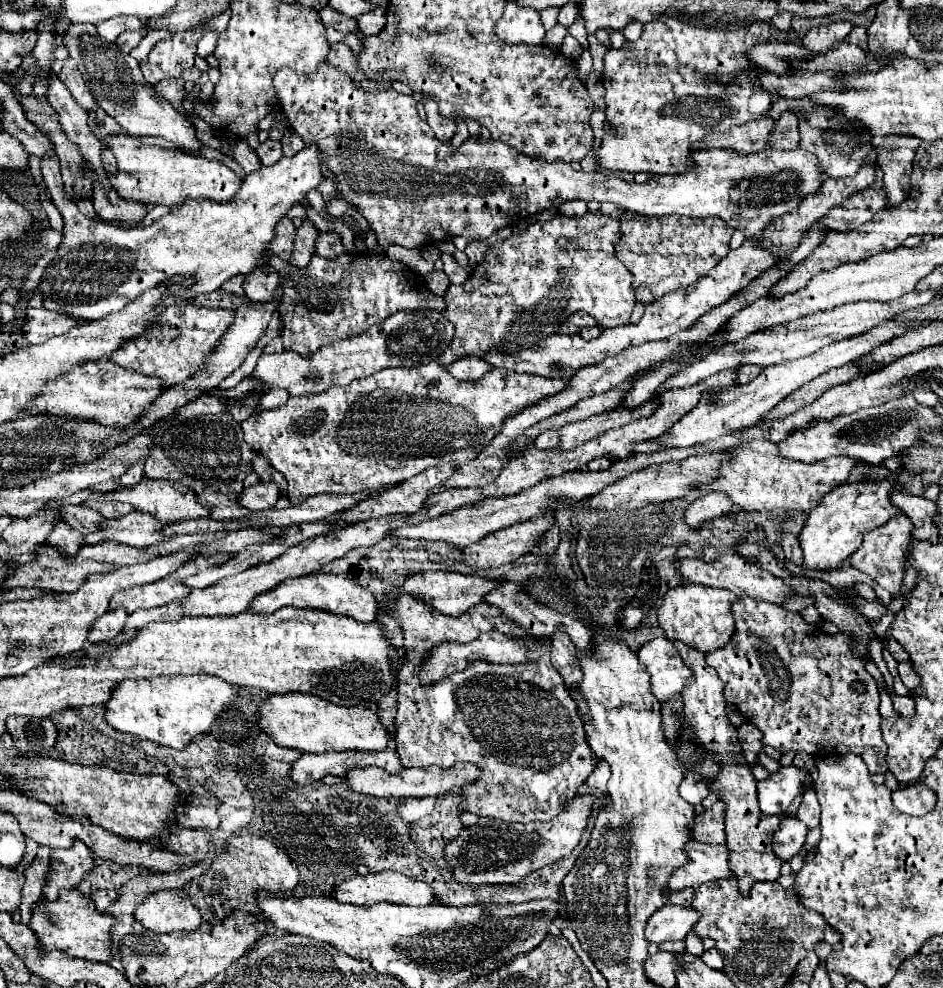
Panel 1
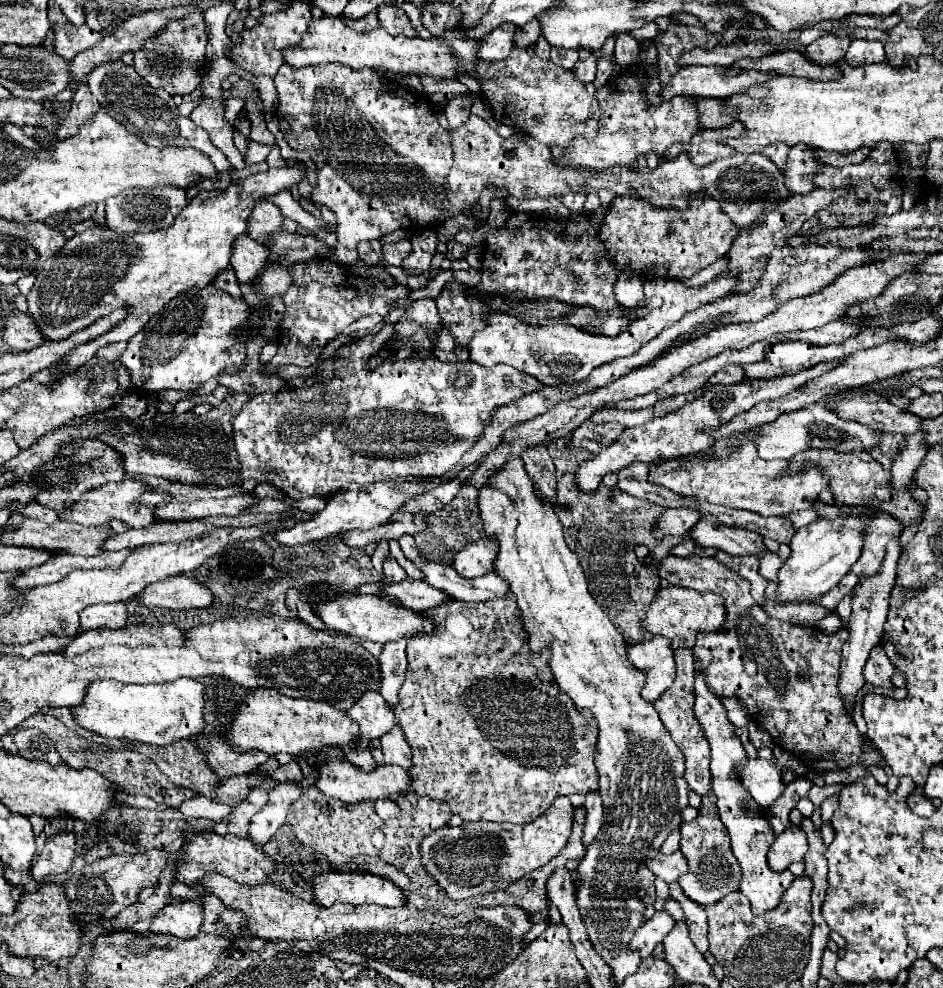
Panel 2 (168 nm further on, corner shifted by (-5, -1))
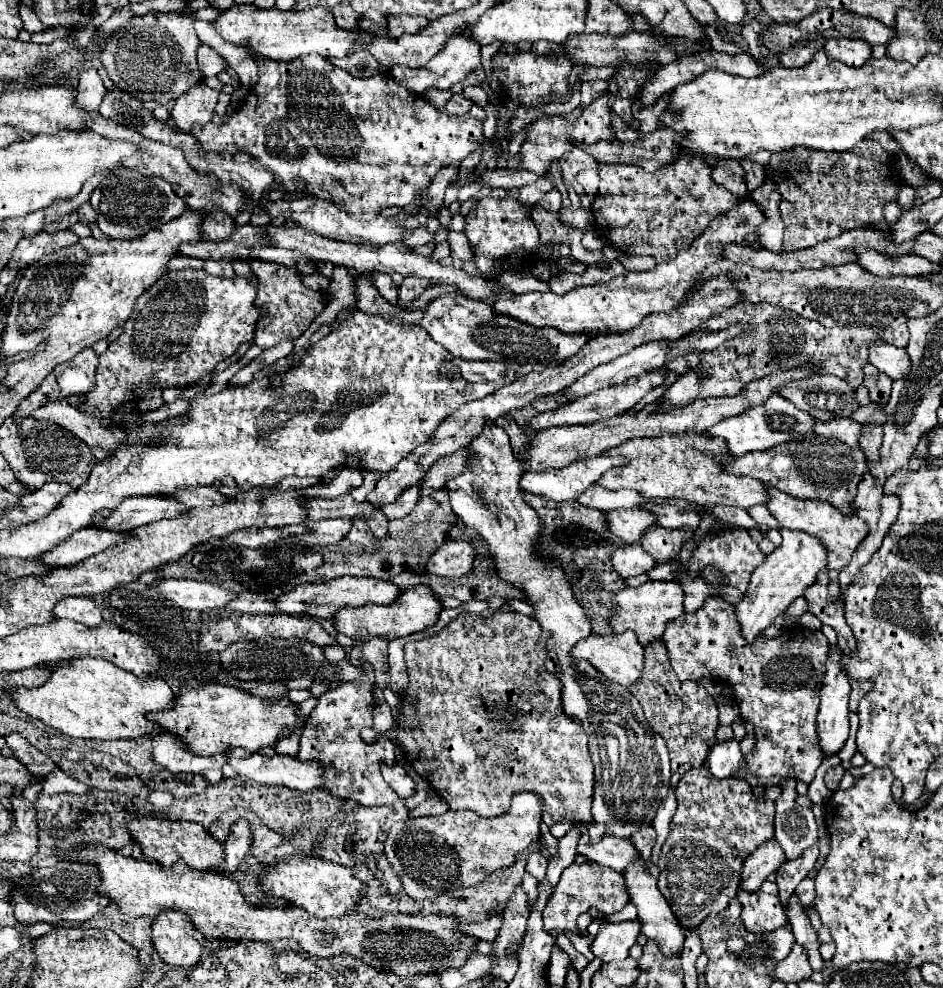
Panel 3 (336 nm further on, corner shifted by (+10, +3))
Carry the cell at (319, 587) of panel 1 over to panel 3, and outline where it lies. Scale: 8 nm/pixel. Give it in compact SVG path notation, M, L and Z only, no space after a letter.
M425 585L413 587L413 605L405 603L407 599L399 599L399 603L395 605L375 605L369 603L365 607L341 607L333 619L333 627L351 637L353 641L369 641L373 637L383 637L383 639L393 639L393 637L407 637L413 633L421 633L425 631L429 625L433 625L439 617L441 611L441 603L435 599L433 591Z

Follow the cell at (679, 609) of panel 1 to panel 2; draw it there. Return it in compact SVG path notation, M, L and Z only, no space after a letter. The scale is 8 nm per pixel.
M668 585L664 589L658 589L654 601L650 603L650 609L646 611L646 617L644 617L644 629L654 635L668 637L672 643L672 649L682 649L682 647L692 649L692 645L696 643L698 631L704 631L704 633L718 631L722 629L724 621L726 621L724 605L714 603L712 593L708 591L700 593L700 591Z

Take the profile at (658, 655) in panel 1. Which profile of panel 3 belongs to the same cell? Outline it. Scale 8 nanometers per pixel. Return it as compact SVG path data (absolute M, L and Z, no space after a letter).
M625 631L625 633L619 633L619 635L617 633L613 633L613 635L591 635L589 639L579 641L573 647L571 655L591 661L591 665L595 669L599 669L607 679L611 679L613 683L619 683L623 687L631 687L643 675L645 657L643 657L643 647L637 641L635 631Z

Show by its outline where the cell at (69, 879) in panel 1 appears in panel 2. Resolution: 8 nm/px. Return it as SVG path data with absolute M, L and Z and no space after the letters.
M64 831L54 837L48 837L44 849L38 853L32 865L32 877L38 883L42 883L42 879L48 875L66 873L72 865L74 853L76 853L76 843L72 831Z

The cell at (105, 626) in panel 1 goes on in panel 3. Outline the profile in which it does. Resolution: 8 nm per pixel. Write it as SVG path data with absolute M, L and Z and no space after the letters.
M69 597L55 605L53 609L57 619L71 619L75 623L83 623L87 627L97 627L103 623L101 609L89 597Z

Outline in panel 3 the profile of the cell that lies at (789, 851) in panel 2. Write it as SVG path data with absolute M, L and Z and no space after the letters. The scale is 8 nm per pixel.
M777 839L761 843L761 847L757 847L743 863L741 887L745 887L747 891L757 891L757 887L761 887L767 875L777 871L783 863L785 863L785 851L777 843Z

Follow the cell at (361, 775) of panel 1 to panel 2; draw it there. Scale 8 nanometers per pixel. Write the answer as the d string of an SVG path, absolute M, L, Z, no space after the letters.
M330 759L326 763L322 763L318 769L318 779L316 779L316 787L332 797L332 799L340 799L344 803L358 803L358 801L374 801L374 799L396 799L400 795L400 791L410 789L410 775L396 765L380 765L378 769L374 769L372 773L364 773L360 771L360 767L348 763L346 759Z

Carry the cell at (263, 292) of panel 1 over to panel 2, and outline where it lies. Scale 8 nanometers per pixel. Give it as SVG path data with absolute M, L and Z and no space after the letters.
M240 235L236 243L232 243L232 269L240 283L254 281L268 261L268 251L264 245L256 243L248 235Z

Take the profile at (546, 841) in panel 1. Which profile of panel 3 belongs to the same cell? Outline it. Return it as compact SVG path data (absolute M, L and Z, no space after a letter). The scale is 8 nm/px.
M529 791L517 793L513 797L511 809L491 819L479 817L473 811L447 811L445 815L439 817L419 817L419 819L411 817L391 827L385 841L385 855L389 863L397 869L405 893L415 901L423 901L447 893L455 887L473 887L481 883L485 877L489 877L493 871L511 867L515 863L517 853L527 849L541 837L541 817L543 817L543 799L541 795Z

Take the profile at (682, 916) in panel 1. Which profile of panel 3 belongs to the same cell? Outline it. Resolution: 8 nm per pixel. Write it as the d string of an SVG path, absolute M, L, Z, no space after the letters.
M621 921L621 923L609 923L607 927L599 929L597 937L591 943L591 951L603 959L609 961L621 961L629 957L629 949L637 943L637 937L641 933L641 921Z

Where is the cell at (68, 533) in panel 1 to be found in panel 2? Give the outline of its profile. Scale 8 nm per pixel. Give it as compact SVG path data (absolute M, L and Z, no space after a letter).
M30 499L30 503L28 503L26 507L22 507L22 505L20 505L20 507L10 507L10 511L12 511L12 513L20 513L20 515L24 515L24 517L40 519L40 521L44 521L44 523L56 523L56 521L58 521L58 517L56 517L56 513L54 513L52 509L36 503L34 499Z

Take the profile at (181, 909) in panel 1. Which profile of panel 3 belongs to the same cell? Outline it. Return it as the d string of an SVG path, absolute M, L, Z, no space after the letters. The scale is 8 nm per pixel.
M163 909L151 923L151 941L167 965L195 965L205 951L205 937L177 909Z

